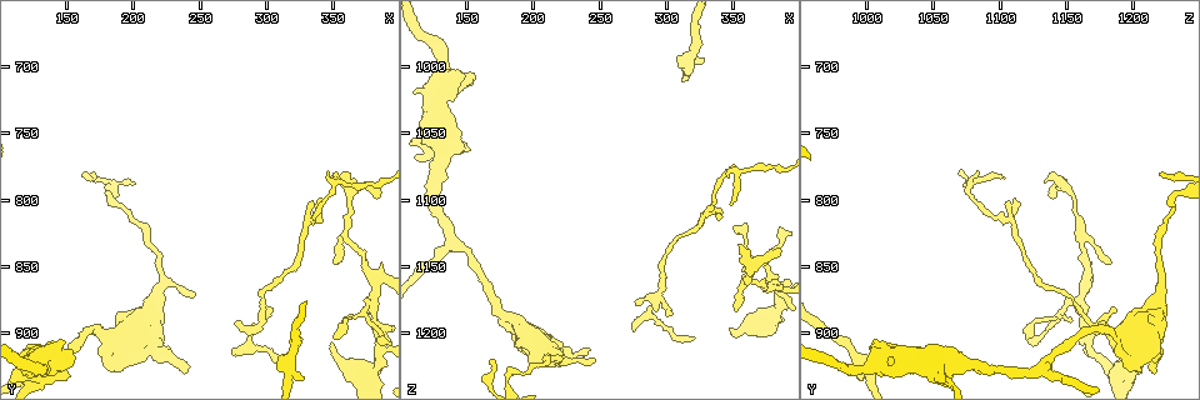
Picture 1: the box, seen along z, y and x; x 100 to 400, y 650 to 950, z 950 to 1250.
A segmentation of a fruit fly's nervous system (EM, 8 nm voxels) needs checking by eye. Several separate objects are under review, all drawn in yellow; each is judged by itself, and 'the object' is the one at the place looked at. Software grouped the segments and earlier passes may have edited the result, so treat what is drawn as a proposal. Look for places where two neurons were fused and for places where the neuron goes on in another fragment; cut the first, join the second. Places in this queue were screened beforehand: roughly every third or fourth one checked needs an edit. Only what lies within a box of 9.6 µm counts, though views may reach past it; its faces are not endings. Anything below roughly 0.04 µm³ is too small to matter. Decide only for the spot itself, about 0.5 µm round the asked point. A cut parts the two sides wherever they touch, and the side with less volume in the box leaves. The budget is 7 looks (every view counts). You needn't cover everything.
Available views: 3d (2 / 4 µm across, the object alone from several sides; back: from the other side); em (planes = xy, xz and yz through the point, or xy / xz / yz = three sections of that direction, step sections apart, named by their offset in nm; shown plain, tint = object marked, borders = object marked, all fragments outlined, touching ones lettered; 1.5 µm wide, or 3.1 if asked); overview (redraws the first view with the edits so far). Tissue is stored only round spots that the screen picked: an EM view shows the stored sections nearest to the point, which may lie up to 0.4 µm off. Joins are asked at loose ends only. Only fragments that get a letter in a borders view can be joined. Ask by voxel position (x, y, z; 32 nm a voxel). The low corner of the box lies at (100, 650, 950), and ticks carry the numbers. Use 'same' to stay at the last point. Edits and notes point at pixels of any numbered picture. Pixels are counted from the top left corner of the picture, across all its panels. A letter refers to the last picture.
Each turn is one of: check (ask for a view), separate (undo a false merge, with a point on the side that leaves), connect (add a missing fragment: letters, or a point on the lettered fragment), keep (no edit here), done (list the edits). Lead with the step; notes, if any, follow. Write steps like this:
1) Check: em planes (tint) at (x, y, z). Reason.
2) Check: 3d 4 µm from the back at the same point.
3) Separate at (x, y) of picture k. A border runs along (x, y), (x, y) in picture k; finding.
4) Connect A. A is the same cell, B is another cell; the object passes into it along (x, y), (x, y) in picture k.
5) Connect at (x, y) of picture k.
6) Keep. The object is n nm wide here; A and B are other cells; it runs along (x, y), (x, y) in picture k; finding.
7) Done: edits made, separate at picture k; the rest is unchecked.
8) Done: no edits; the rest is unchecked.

Check: em xz step 4 (borders) at (350, 904, 1120). Free end.

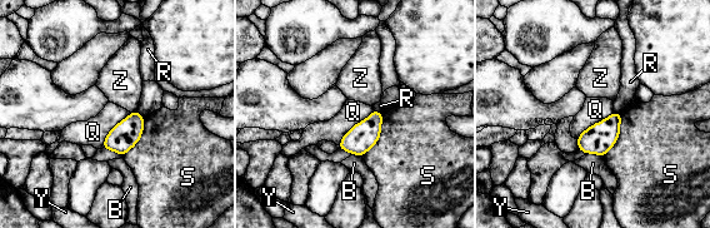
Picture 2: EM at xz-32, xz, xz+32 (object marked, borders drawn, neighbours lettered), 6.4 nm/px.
Check: em planes (borders) at the same point. Another direction.

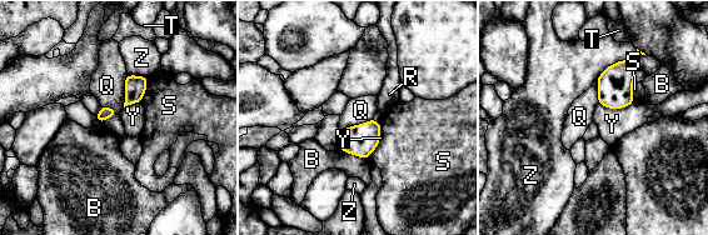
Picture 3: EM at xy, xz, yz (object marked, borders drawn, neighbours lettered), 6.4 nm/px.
Keep. The object is 70 nm wide here; B, Q, R, S, T, Y and Z are other cells; a border runs along (340, 149), (365, 159) in picture 3; none of them fits.

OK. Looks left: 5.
Check: em planes (borders) at (350, 848, 1182). An open end.

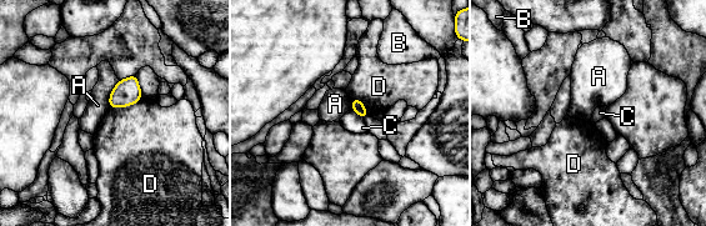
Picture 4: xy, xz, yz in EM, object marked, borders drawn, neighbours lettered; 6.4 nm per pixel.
Keep. A, B, C and D are other cells; none of them fits.

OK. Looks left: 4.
Check: 3d 2 µm at (320, 932, 1204). Branch stops here.

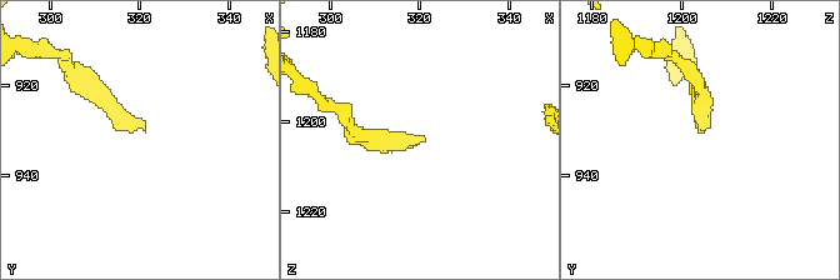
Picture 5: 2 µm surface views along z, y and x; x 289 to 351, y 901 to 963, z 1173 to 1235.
Check: em xy step 8 (borders) at (322, 930, 1205).

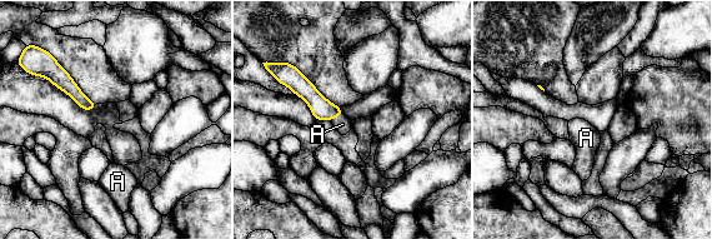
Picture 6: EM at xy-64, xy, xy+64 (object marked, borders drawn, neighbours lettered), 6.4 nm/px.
Check: em planes (borders) at the same point.

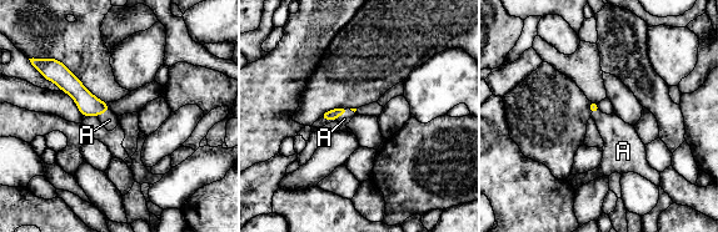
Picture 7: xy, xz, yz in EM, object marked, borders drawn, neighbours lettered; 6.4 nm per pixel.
Connect A. A is the same cell; the object passes into it along (333, 114), (344, 112), (344, 119) in picture 7; the neuron continues.

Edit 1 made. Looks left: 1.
Done: edits made, connect at picture 7; the rest is unchecked.

